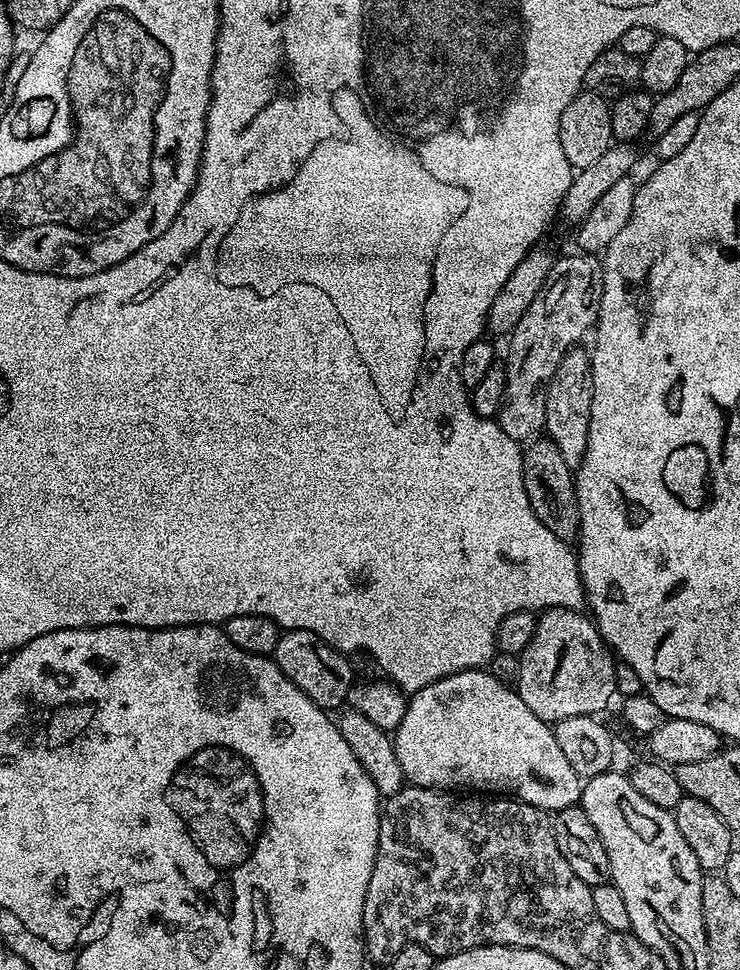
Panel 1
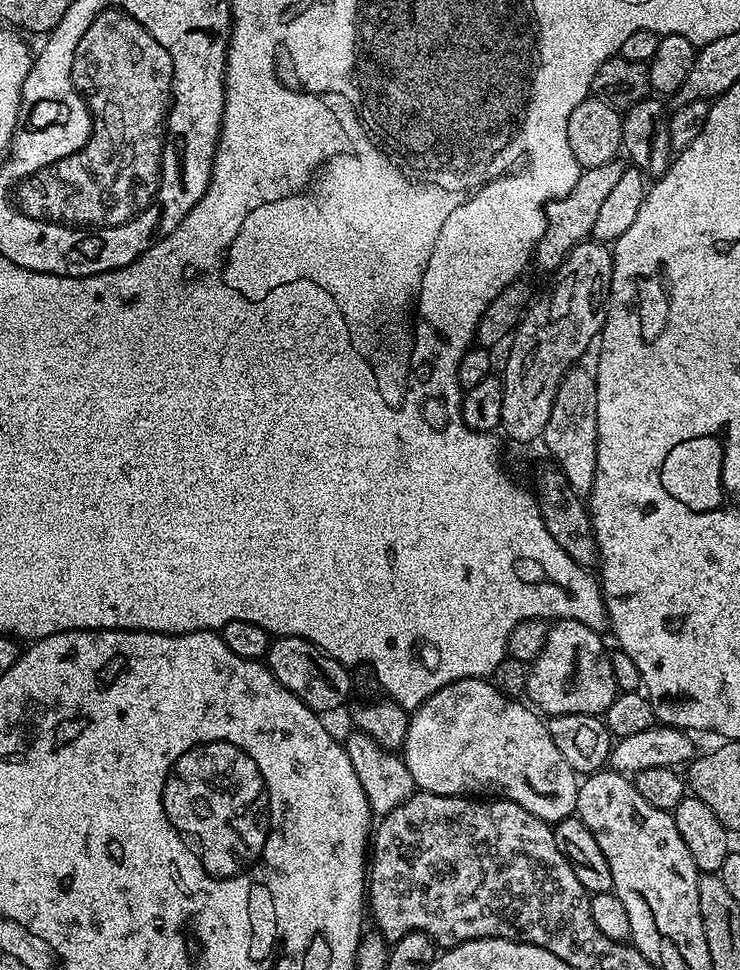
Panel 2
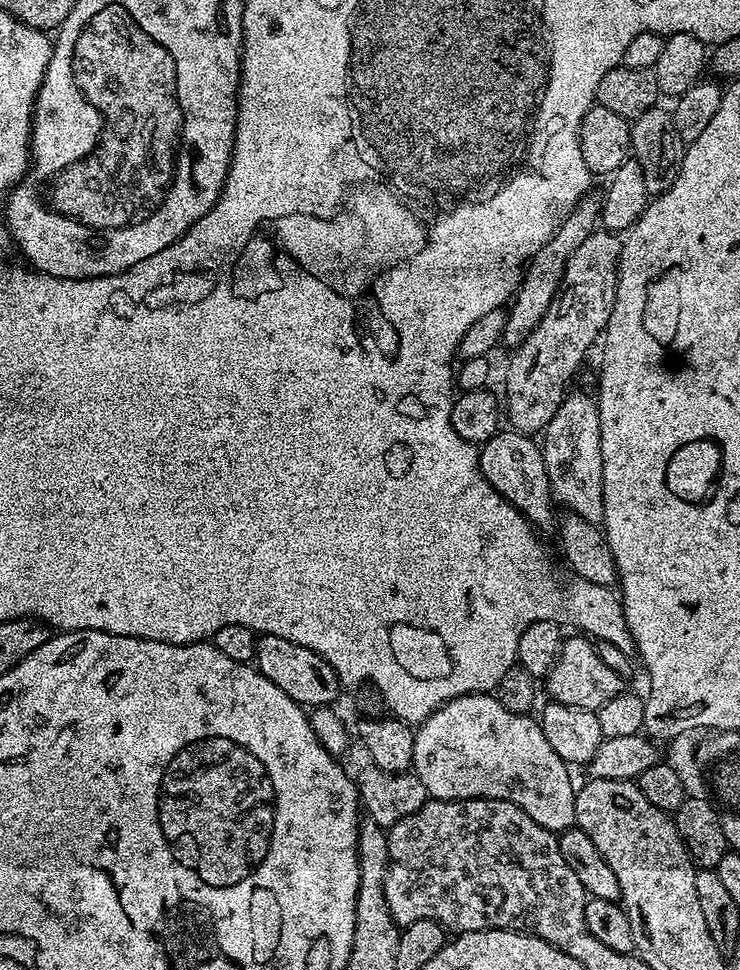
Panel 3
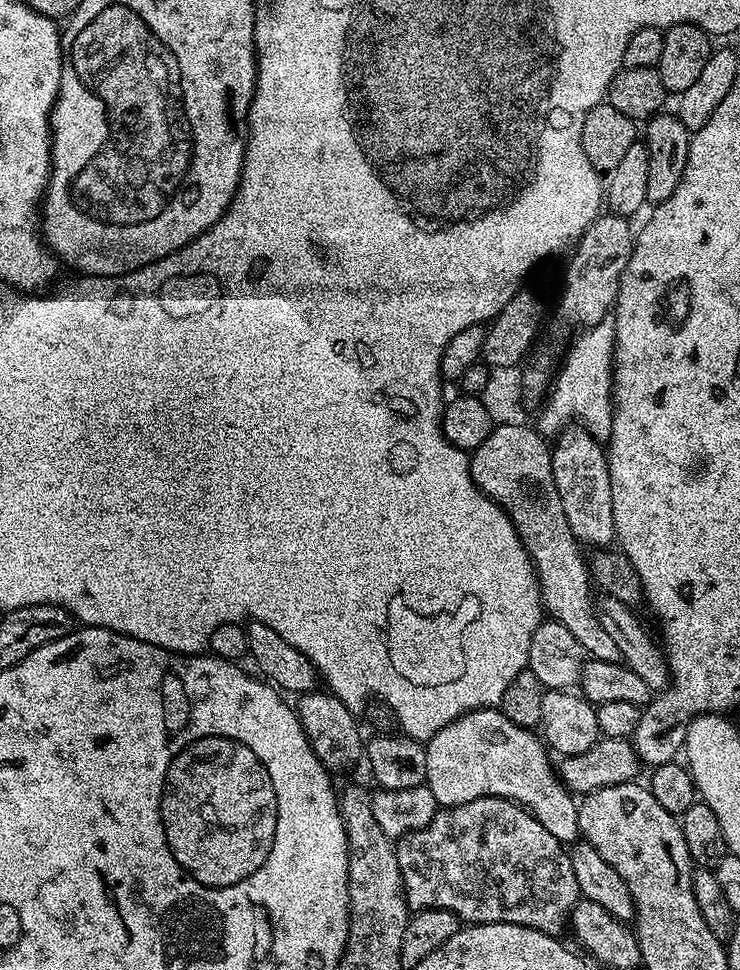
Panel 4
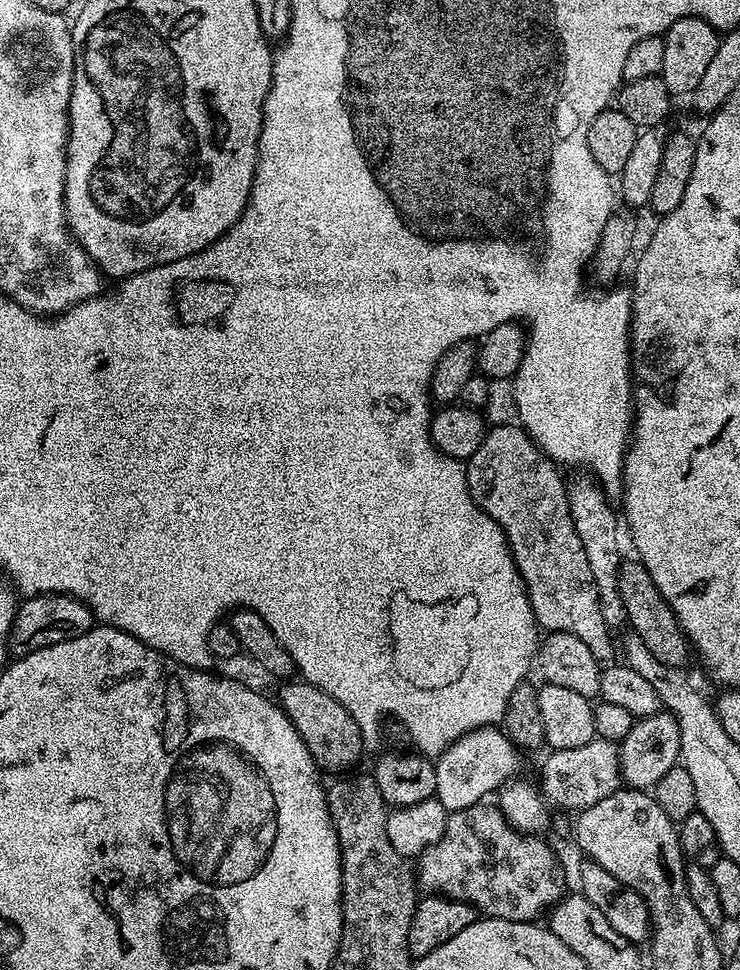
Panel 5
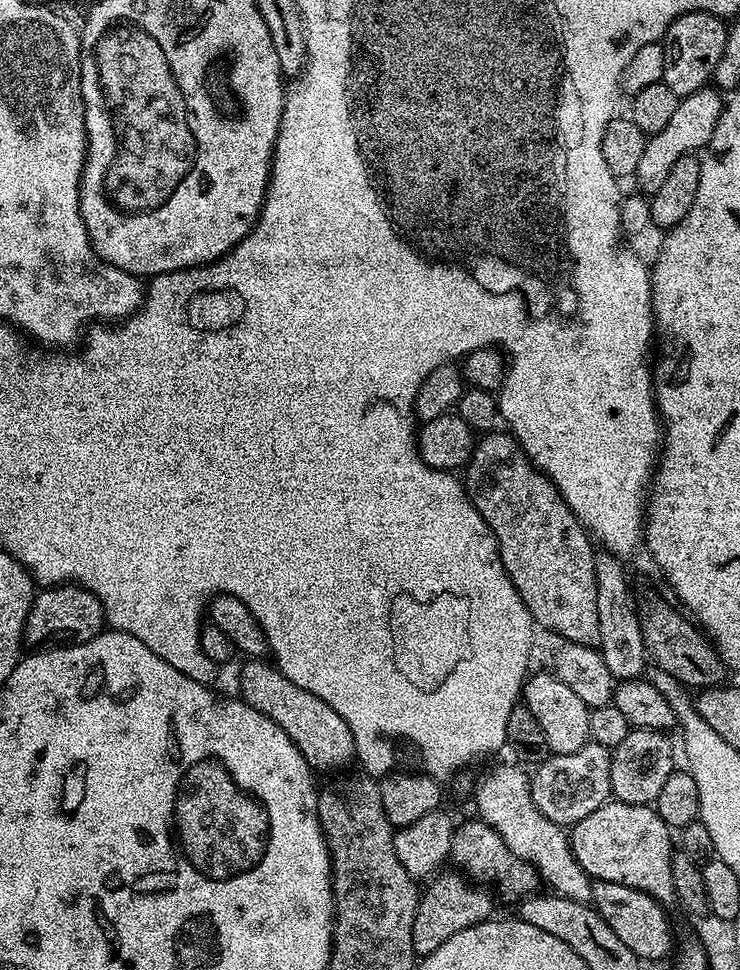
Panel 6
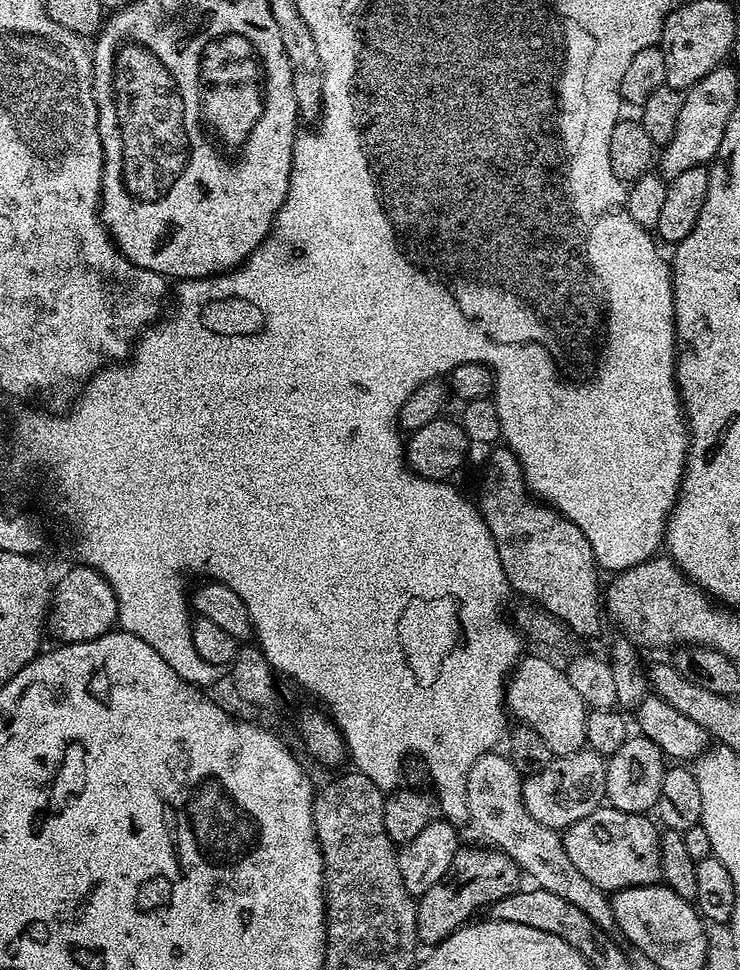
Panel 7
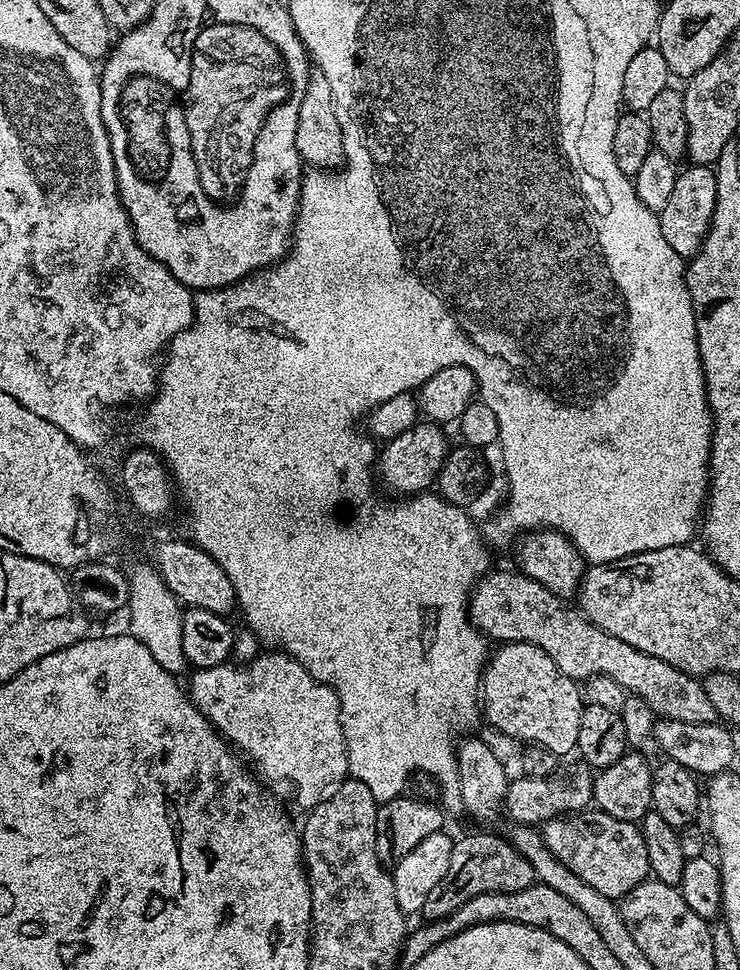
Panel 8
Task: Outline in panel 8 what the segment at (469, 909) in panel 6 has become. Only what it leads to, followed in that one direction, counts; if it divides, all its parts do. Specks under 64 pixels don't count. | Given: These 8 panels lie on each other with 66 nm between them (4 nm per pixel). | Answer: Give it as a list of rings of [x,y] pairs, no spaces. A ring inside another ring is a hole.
[[[476,832],[453,843],[450,870],[446,870],[446,878],[442,878],[442,882],[434,886],[430,898],[426,898],[422,916],[425,921],[438,920],[483,892],[517,892],[526,890],[534,883],[537,883],[534,866],[526,862],[524,855],[512,845],[511,839],[504,837],[503,840],[492,832]]]

